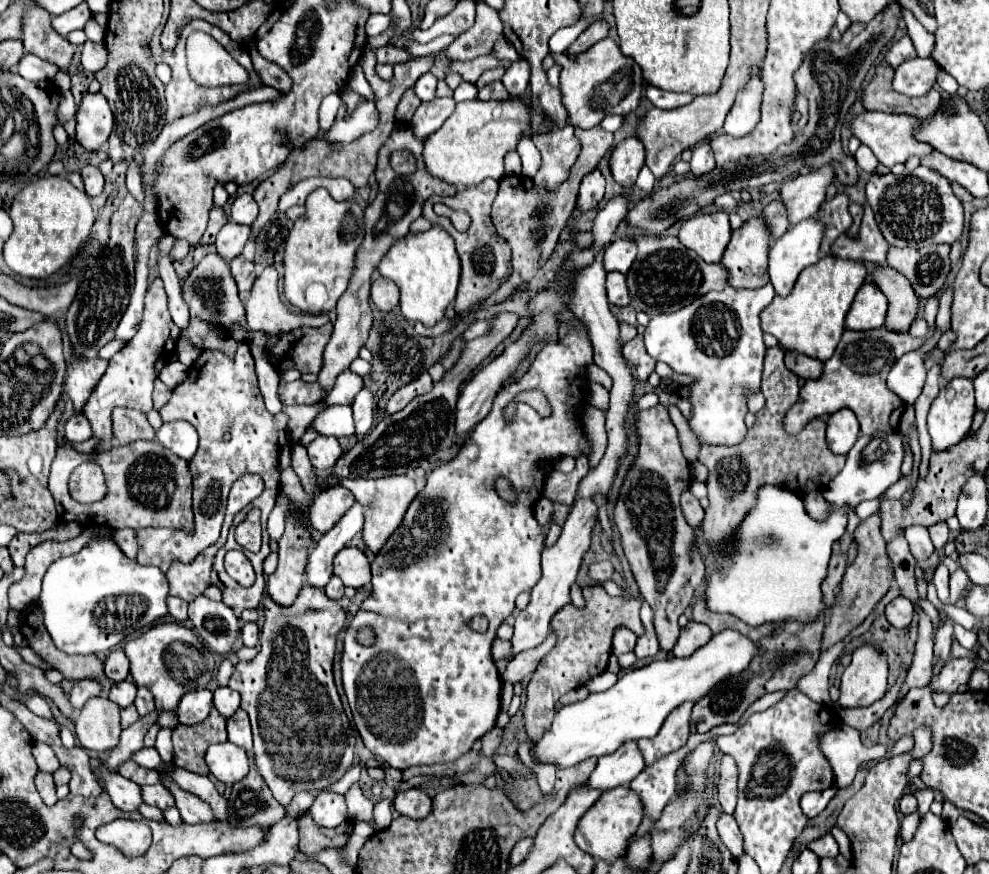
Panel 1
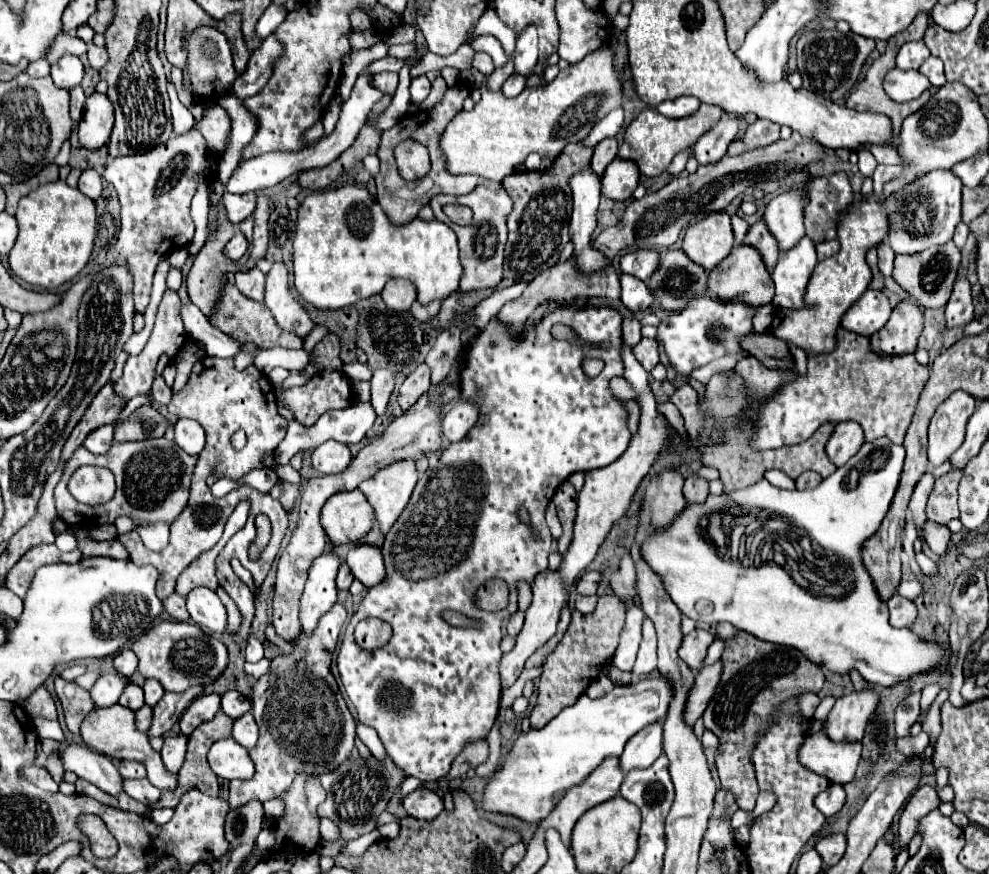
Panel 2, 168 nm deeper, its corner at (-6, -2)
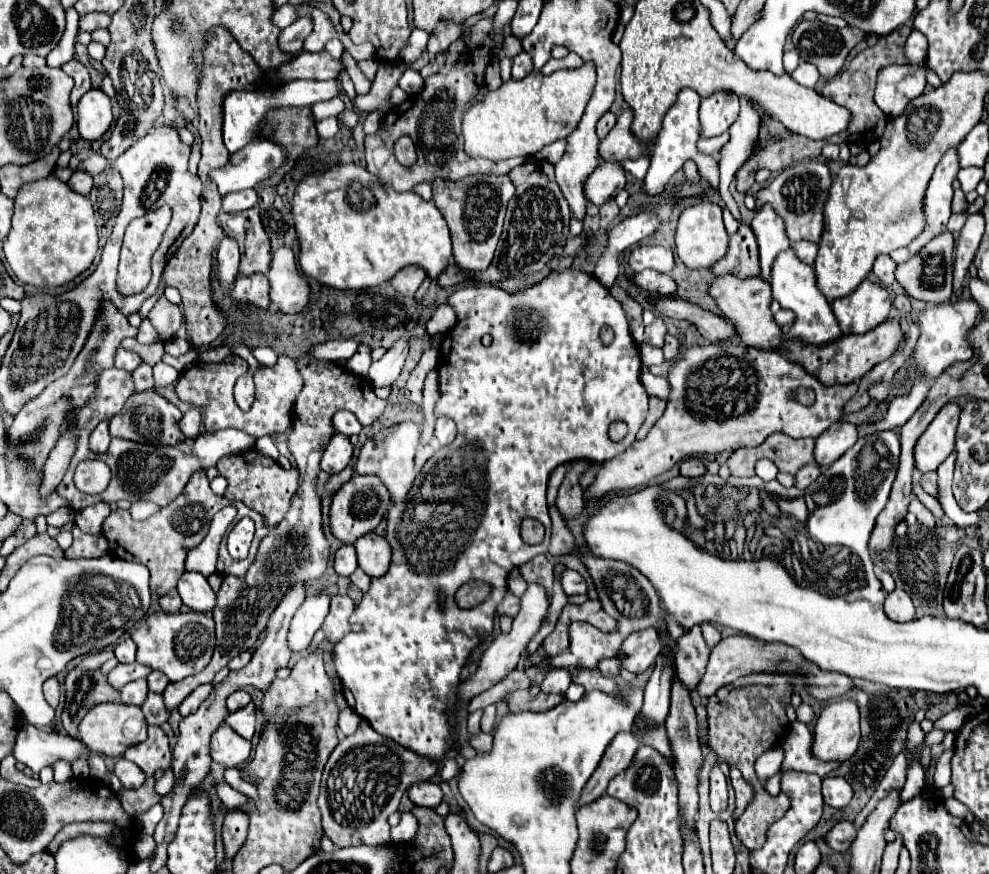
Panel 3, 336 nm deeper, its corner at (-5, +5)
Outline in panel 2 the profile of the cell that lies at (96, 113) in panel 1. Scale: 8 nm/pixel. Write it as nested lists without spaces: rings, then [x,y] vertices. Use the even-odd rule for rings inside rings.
[[[91,94],[85,100],[83,118],[79,122],[79,142],[87,150],[99,150],[107,144],[113,130],[113,104],[107,94]]]

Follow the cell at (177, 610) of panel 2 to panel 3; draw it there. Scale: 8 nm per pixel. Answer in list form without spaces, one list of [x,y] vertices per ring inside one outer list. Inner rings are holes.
[[[172,589],[172,591],[166,593],[164,597],[160,597],[160,607],[162,607],[166,613],[176,613],[176,611],[180,611],[180,607],[182,607],[182,599],[180,599],[178,591]]]

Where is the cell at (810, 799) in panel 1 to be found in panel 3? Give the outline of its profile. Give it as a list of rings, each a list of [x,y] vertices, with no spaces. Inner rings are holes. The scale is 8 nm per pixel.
[[[826,777],[822,781],[822,797],[830,807],[846,807],[852,799],[852,787],[842,777]]]

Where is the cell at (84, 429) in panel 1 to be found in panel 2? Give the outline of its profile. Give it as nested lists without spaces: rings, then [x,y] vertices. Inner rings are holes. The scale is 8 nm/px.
[[[101,426],[99,430],[93,430],[83,442],[83,446],[93,454],[105,454],[111,448],[111,444],[113,444],[113,426]]]

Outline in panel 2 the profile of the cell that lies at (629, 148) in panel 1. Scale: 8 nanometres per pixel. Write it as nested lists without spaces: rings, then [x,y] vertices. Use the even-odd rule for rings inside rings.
[[[615,158],[603,172],[601,194],[609,200],[623,202],[631,198],[637,184],[639,184],[639,170],[635,168],[635,162],[631,164],[627,160]]]

